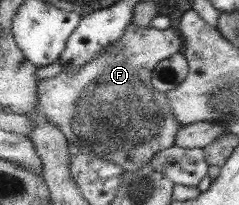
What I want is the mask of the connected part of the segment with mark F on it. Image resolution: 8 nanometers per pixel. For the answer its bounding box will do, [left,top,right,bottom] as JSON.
[37,21,211,187]

